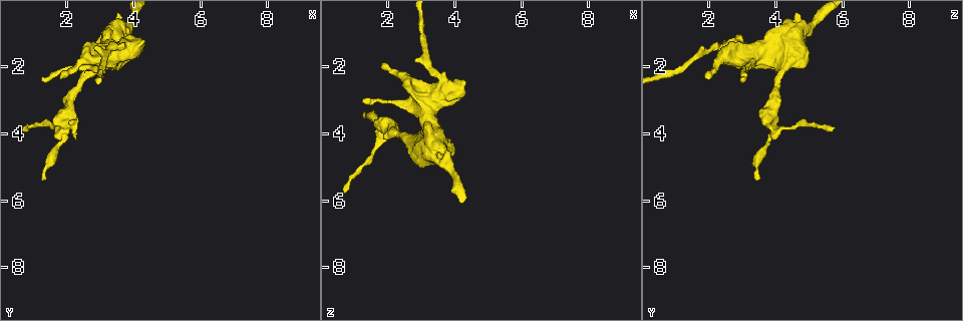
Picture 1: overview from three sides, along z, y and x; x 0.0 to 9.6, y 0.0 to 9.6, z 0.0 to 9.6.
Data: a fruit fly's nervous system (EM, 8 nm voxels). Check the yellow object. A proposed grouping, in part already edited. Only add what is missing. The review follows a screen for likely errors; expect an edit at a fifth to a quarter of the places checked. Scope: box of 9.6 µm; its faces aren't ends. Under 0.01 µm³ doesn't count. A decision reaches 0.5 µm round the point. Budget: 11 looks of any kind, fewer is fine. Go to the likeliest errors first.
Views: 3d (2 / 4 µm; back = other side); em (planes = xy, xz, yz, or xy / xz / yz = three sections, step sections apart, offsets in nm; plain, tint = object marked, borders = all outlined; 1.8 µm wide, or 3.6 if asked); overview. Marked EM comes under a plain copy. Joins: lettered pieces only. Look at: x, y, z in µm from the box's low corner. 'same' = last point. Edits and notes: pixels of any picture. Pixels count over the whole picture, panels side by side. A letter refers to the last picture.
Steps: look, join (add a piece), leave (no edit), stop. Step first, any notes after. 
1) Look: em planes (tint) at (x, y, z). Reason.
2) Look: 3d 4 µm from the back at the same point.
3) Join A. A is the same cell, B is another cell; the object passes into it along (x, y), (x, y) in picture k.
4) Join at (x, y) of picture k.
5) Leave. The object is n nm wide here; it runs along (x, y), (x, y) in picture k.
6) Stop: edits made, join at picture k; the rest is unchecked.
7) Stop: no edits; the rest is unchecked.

Look: em 3.6 µm planes (borders) at (2.00, 3.90, 3.95). Three-way junction.

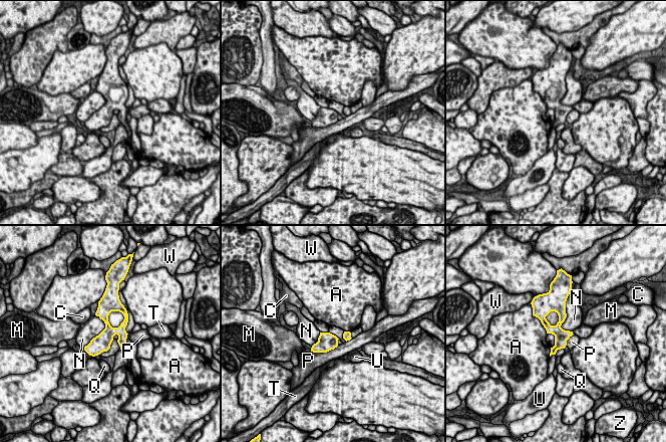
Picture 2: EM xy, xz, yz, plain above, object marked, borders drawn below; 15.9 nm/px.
Leave. A, C, M, N, P, Q, T, U, W and Z are other cells; a border runs along (98, 315), (104, 327), (83, 347) in picture 2; no lettered piece goes on from it.

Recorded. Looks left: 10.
Look: em xy step 8 (tint) at (2.10, 2.05, 3.10). Thick turns thin.

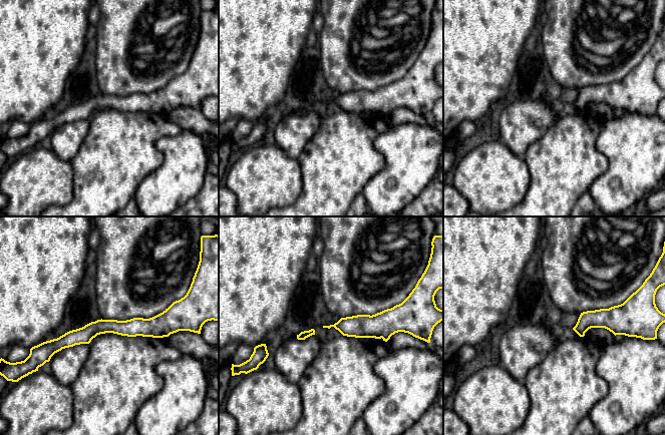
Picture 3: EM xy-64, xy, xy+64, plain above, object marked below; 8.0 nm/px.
Look: em yz step 8 (borders) at the same point.

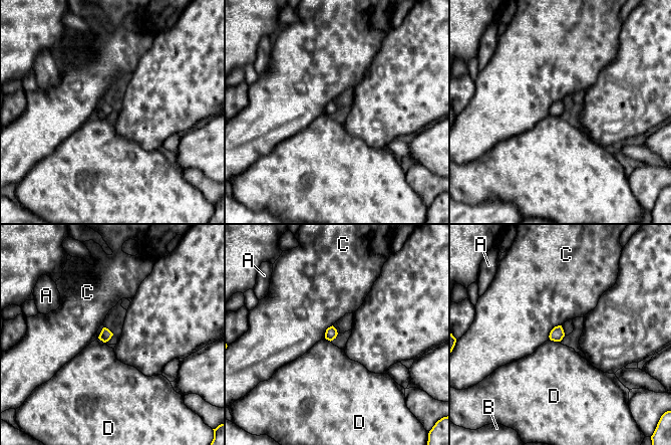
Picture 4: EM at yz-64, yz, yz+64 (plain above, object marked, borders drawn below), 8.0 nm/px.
Leave. A, B, C and D are other cells; a border runs along (550, 339), (559, 342) in picture 4; no lettered piece goes on from it.

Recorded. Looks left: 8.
Look: em planes (borders) at (1.20, 5.30, 3.45). Tapers out.

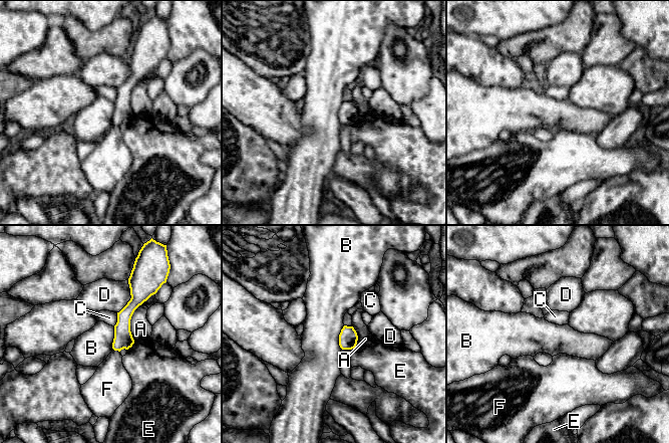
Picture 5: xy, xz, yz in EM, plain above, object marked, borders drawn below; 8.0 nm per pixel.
Leave. A, B, C, D, E and F are other cells; a border runs along (344, 325), (339, 335), (341, 349) in picture 5; none of them fits.

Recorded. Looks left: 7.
Look: em 3.6 µm xy step 8 (borders) at (4.30, 1.20, 2.40). Stops while still wide.

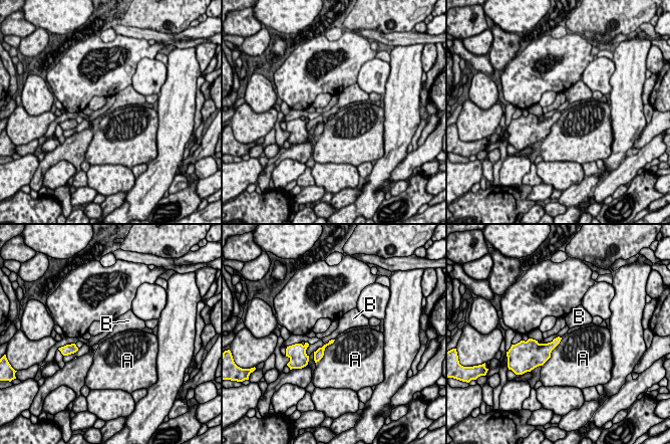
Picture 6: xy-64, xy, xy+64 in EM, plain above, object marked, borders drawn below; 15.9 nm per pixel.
Leave. A and B are other cells; a border runs along (334, 339), (331, 339), (325, 345) in picture 6; no lettered piece goes on from it.

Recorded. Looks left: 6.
Stop: no edits; the rest is unchecked.

